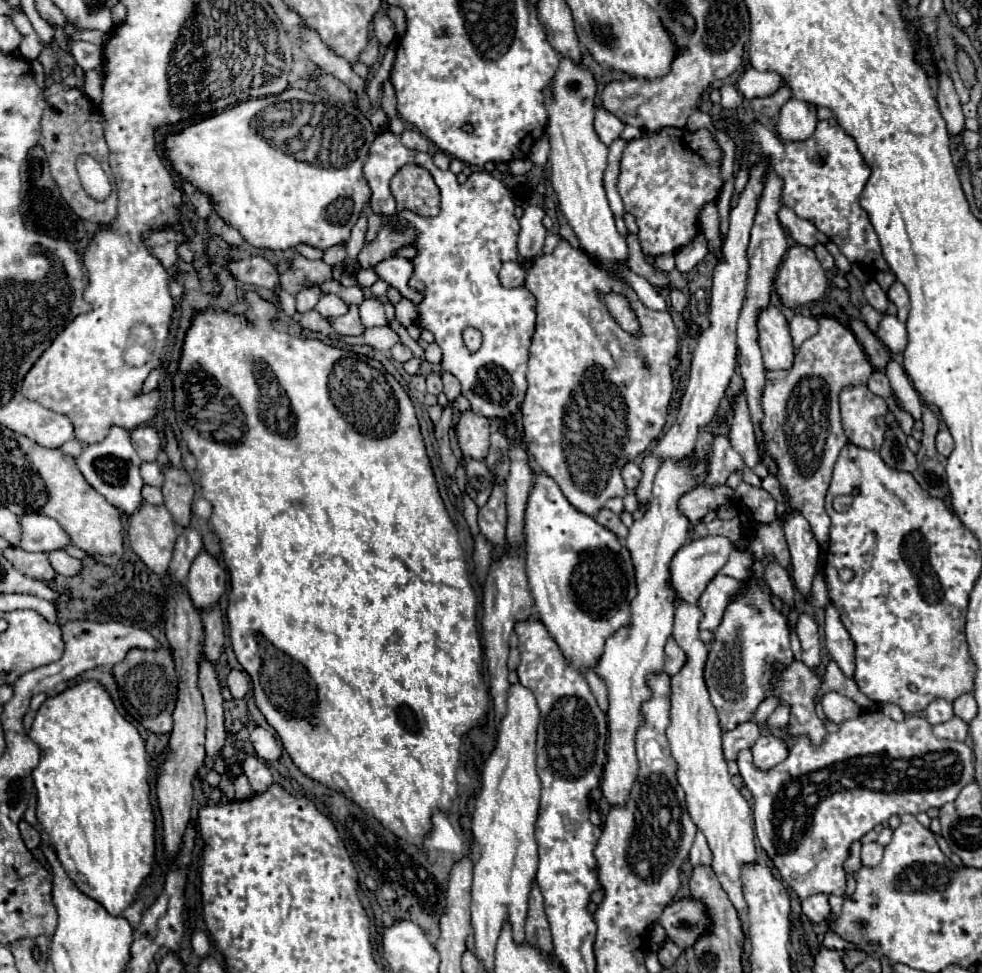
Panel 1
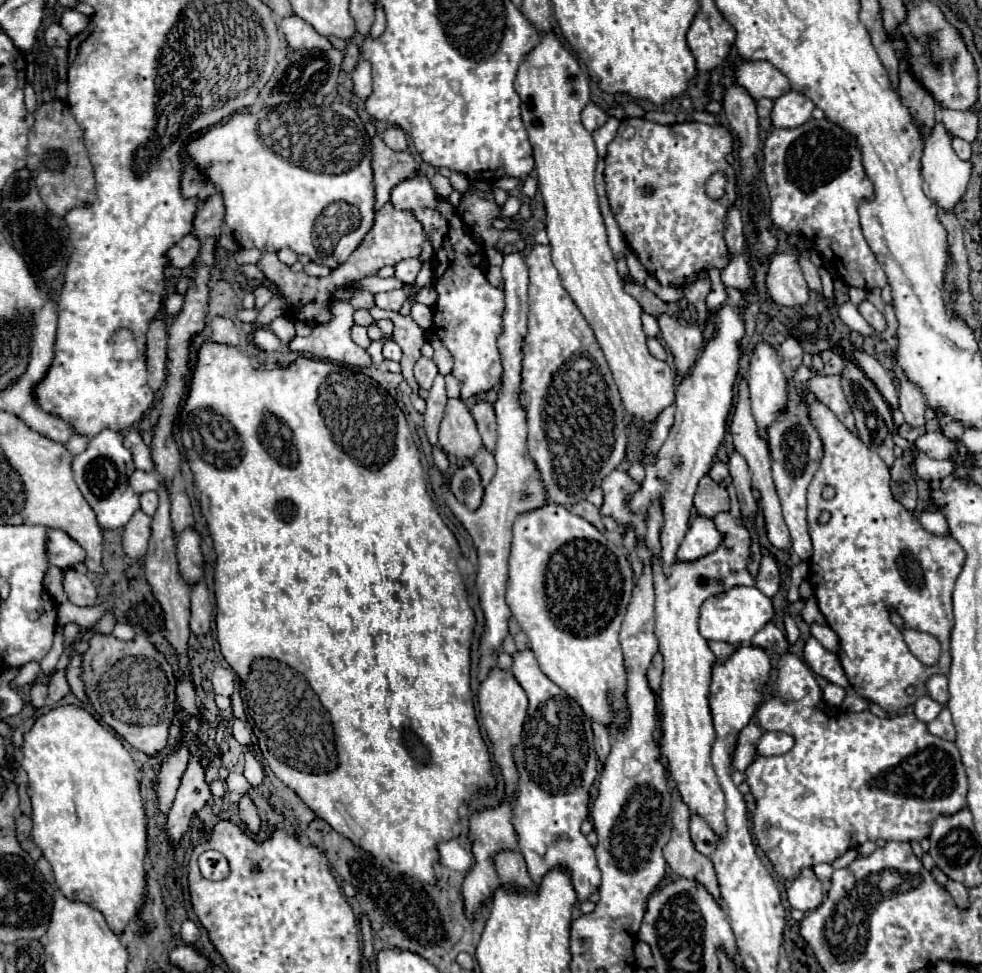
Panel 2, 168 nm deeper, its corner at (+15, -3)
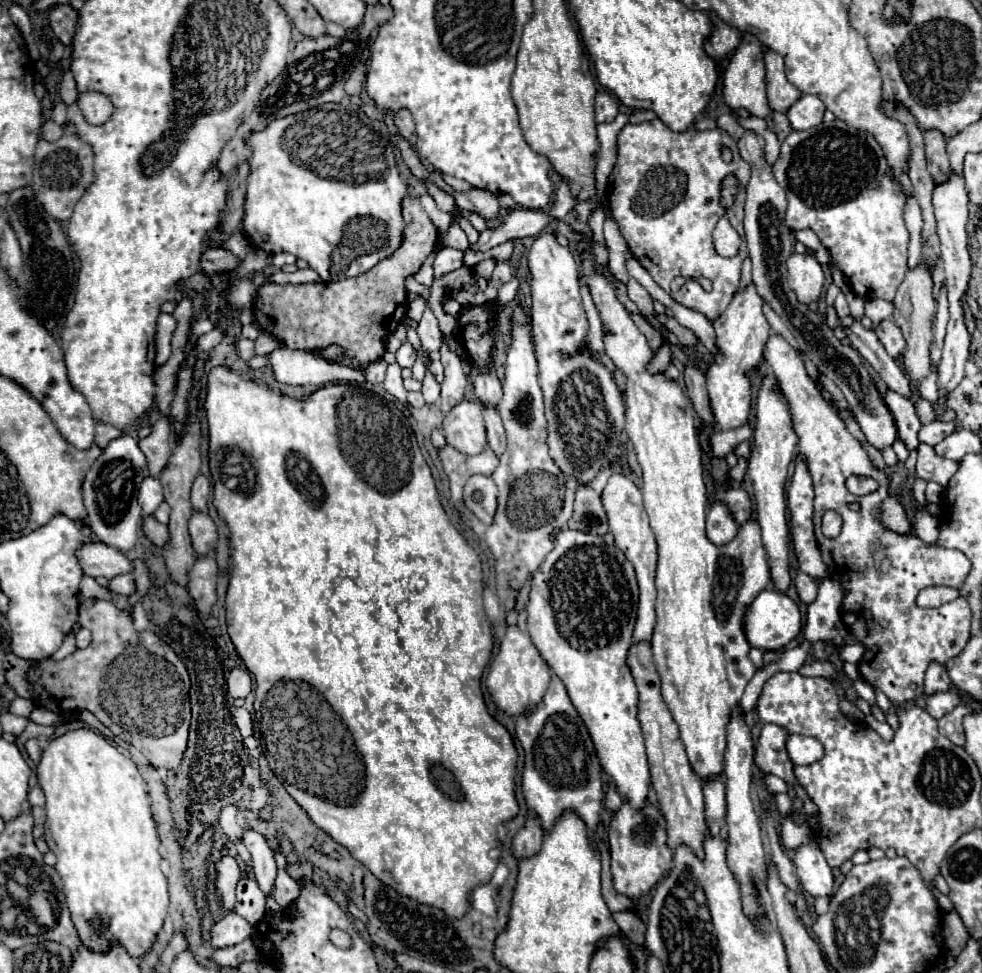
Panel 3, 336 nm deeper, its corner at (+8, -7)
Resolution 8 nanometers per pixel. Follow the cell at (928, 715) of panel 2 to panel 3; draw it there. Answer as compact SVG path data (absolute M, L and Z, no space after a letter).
M949 690L949 692L939 692L939 694L933 694L933 696L927 696L927 712L933 716L933 718L943 718L945 714L949 714L955 706L959 706L959 694L955 690Z

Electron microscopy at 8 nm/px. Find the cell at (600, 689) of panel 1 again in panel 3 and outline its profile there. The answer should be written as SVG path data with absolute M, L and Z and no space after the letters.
M609 782L609 784L607 784L607 792L605 792L605 806L607 806L611 812L615 812L615 810L619 810L621 802L623 802L621 794L617 792L615 784L613 784L613 782Z

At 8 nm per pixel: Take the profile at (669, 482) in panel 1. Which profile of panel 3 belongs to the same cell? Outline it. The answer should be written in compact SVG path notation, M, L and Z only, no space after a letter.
M751 284L745 292L733 296L729 308L713 322L715 326L715 346L717 352L713 354L709 368L707 368L707 392L711 396L711 412L715 412L715 424L719 428L703 428L699 426L699 446L703 448L705 456L711 452L711 434L733 430L745 426L749 412L751 412L751 372L763 360L763 348L771 334L769 322L761 312L761 296L757 294L755 286Z

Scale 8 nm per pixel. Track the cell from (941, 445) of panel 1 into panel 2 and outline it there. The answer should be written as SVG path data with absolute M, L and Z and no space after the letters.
M940 430L928 432L916 440L916 446L930 458L948 458L958 448L958 440L944 436Z

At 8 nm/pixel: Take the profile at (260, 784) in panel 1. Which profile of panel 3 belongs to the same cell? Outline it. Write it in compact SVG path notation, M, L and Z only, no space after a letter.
M247 828L245 834L243 834L243 842L253 858L253 868L255 868L255 878L263 890L263 894L267 896L267 912L281 912L283 908L269 896L271 890L273 890L273 880L275 880L275 874L277 874L277 864L275 864L275 858L273 858L273 850L271 846L267 844L265 836L259 834L257 830L251 830Z

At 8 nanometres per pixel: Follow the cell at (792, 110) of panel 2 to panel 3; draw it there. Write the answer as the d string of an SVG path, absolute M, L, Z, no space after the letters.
M805 94L787 110L787 118L793 130L807 130L821 124L823 112L825 112L823 102L817 96Z

